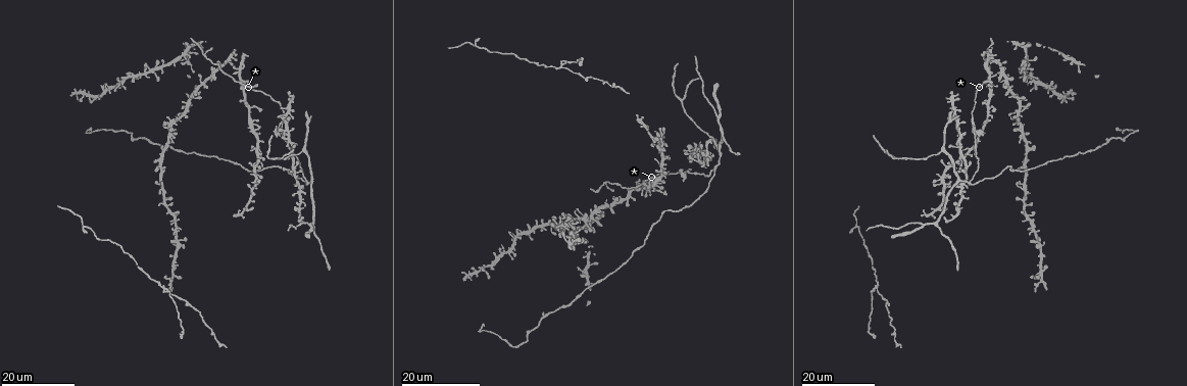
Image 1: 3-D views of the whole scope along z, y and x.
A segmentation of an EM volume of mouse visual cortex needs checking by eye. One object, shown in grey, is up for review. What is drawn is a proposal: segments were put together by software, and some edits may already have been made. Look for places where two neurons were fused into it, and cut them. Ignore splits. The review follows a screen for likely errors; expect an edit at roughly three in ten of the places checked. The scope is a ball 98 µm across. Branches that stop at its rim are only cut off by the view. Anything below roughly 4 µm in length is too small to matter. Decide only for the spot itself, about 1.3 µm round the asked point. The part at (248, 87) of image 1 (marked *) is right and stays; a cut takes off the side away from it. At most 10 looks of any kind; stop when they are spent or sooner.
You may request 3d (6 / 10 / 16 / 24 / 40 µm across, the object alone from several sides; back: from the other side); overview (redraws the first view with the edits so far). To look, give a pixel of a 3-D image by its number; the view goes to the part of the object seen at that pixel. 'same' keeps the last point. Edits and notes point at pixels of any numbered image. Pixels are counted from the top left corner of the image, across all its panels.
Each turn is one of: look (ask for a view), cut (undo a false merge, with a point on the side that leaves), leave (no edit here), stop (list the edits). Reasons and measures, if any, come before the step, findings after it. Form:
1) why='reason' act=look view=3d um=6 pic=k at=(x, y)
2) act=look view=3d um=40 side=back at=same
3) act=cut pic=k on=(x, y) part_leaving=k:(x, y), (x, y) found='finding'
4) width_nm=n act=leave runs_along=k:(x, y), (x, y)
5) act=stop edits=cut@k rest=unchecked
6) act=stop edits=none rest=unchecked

why='two arms in line, one across' act=look view=3d um=24 pic=1 at=(973, 121)

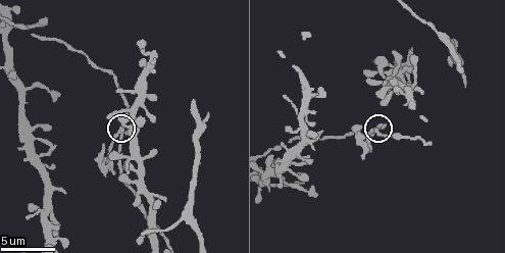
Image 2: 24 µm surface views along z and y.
act=look view=3d um=10 at=same

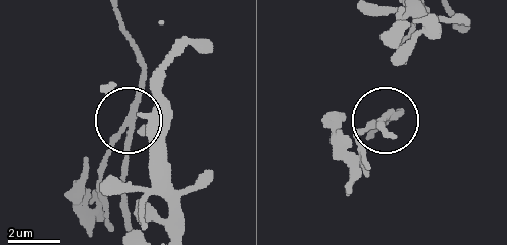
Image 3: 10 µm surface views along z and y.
act=look view=3d um=6 pic=3 at=(133, 119)

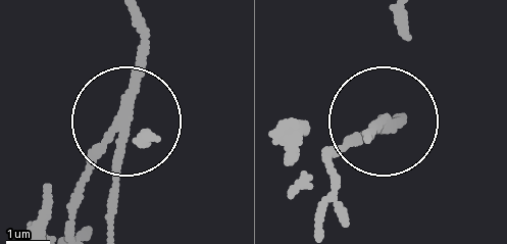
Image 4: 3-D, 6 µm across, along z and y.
width_nm=200 act=cut pic=4 on=(83, 173) part_leaving=4:(113, 125), (69, 231) found='a second neuron is stuck on'

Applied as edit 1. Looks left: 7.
act=look view=overview

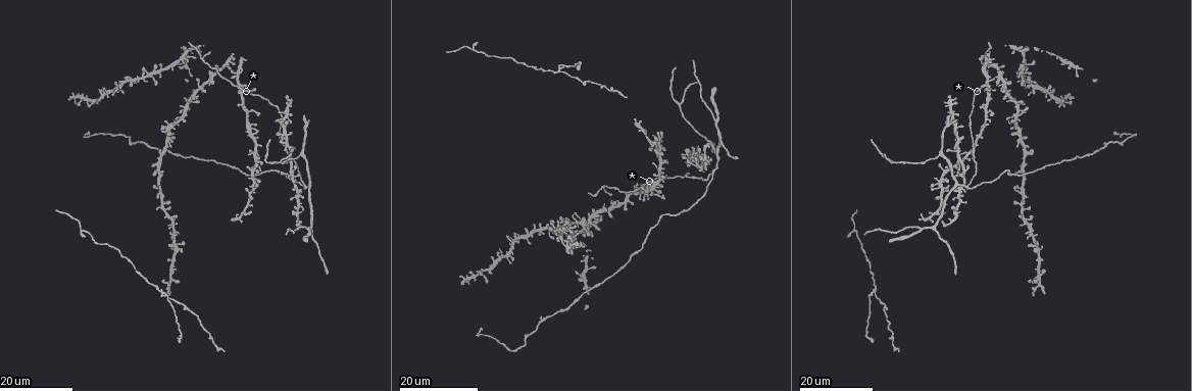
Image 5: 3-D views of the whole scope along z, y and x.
act=look view=3d um=24 pic=5 at=(302, 154)

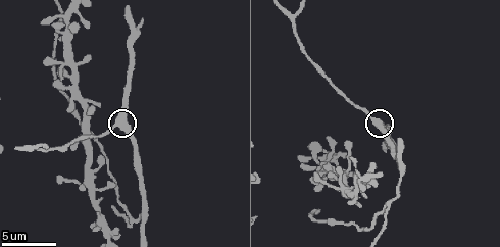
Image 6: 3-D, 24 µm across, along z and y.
act=look view=3d um=6 pic=6 at=(117, 125)

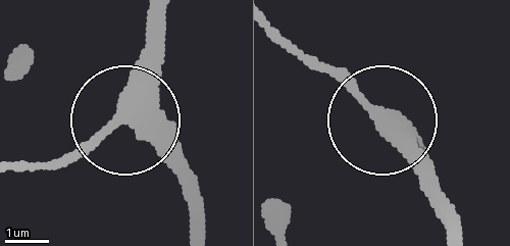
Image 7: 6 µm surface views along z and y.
act=leave runs_along=7:(199, 217), (188, 185), (122, 108), (144, 12) found='all the same neuron'

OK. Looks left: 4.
why='three arms meet' act=look view=3d um=6 pic=6 at=(132, 219)

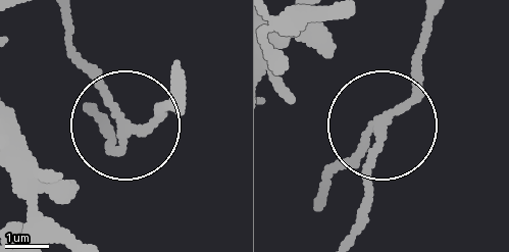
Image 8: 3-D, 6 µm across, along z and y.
why='other side' act=look view=3d um=6 side=back pic=8 at=(125, 132)

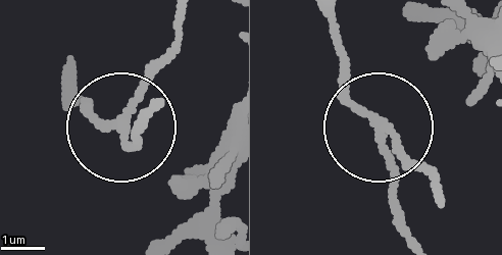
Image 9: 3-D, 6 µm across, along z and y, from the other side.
side_arm_um=42 act=leave found='one neuron here'

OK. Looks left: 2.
why='two arms in line, one across' act=look view=3d um=24 pic=5 at=(930, 228)

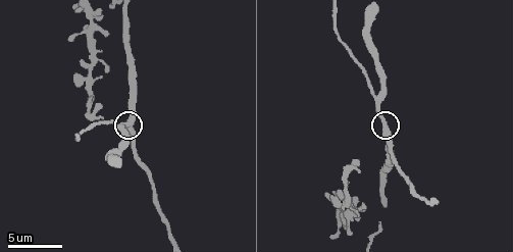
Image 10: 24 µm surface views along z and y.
why='zoom in' act=look view=3d um=10 pic=10 at=(383, 130)

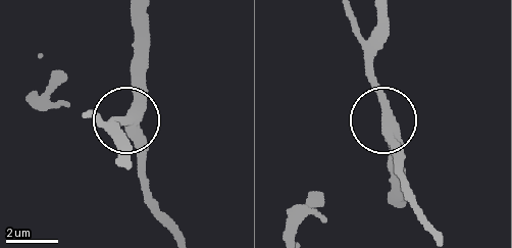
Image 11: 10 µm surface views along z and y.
side_arm_um=16 act=leave runs_along=11:(133, 9), (133, 108), (126, 129), (140, 165) found='all the same neuron'

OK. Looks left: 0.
act=stop edits=cut@4 rest=unchecked

